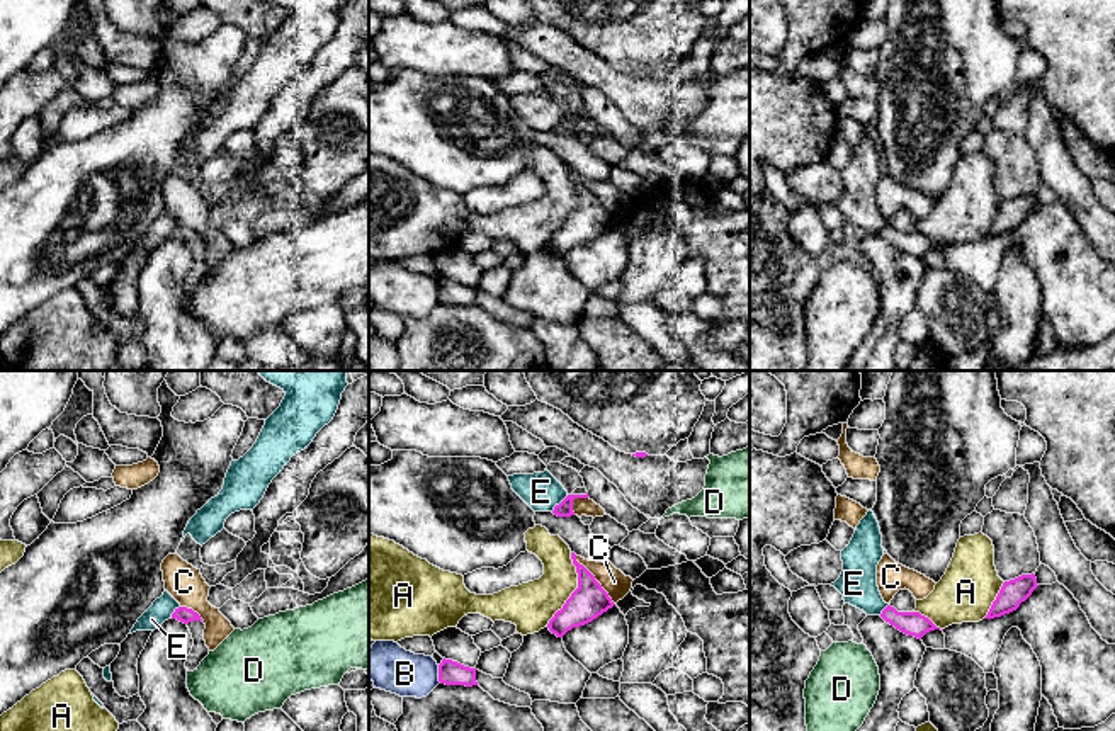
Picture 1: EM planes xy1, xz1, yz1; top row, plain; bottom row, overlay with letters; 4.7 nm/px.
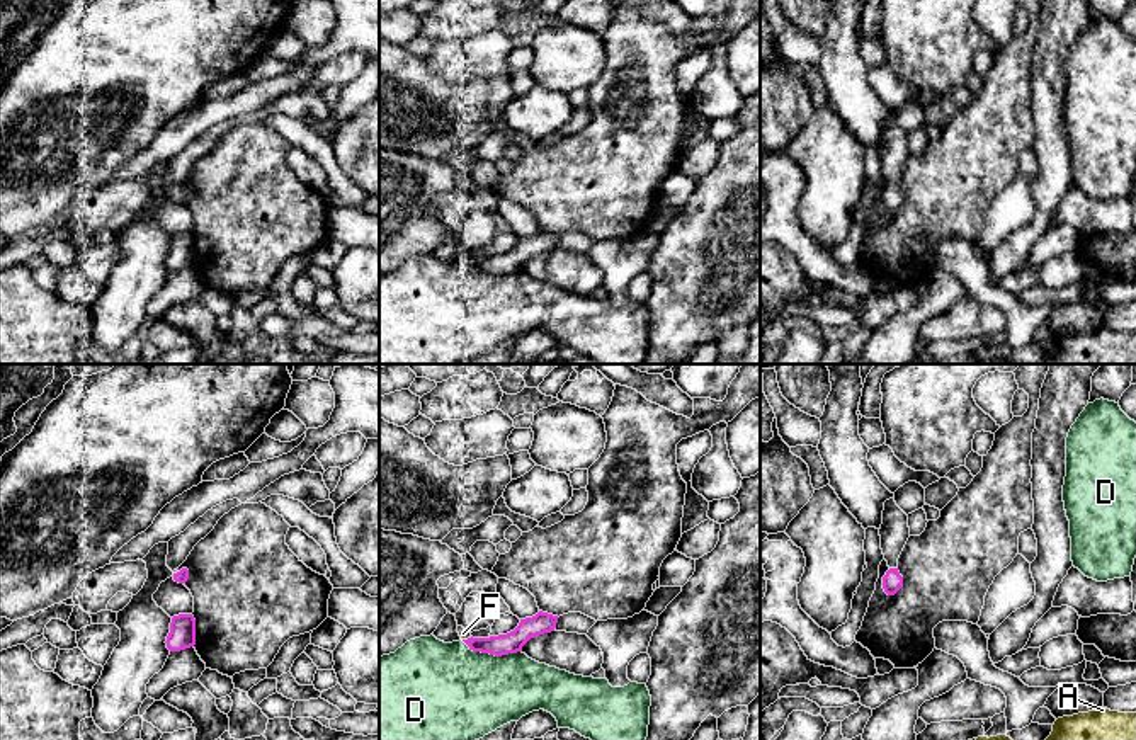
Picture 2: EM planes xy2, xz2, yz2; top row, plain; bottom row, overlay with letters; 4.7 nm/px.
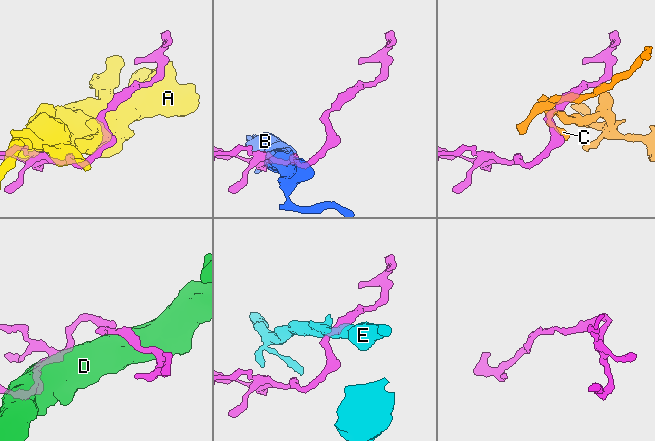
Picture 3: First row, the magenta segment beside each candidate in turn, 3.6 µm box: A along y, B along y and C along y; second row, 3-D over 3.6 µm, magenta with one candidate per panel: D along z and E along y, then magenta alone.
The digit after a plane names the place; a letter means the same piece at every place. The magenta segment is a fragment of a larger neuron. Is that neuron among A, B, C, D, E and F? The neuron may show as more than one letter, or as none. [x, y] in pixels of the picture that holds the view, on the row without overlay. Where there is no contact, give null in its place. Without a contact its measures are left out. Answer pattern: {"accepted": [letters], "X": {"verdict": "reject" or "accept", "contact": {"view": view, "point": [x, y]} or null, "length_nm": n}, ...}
{"accepted": [], "A": {"verdict": "reject", "contact": {"view": "xz1", "point": [575, 209]}, "length_nm": 380}, "B": {"verdict": "reject", "contact": {"view": "xz1", "point": [439, 293]}, "length_nm": 90}, "C": {"verdict": "reject", "contact": {"view": "xz1", "point": [595, 199]}, "length_nm": 300}, "D": {"verdict": "reject", "contact": {"view": "xz2", "point": [492, 273]}, "length_nm": 300}, "E": {"verdict": "reject", "contact": {"view": "xz1", "point": [561, 121]}, "length_nm": 120}, "F": {"verdict": "reject", "contact": {"view": "xz2", "point": [468, 257]}, "length_nm": 50}}

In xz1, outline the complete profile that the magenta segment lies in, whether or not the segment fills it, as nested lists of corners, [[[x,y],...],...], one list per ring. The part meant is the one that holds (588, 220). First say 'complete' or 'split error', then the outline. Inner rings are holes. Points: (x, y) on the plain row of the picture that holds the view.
complete; [[[571,172],[571,178],[578,192],[578,207],[547,243],[558,257],[563,257],[573,246],[591,241],[615,224],[595,196],[576,180],[574,172]]]

